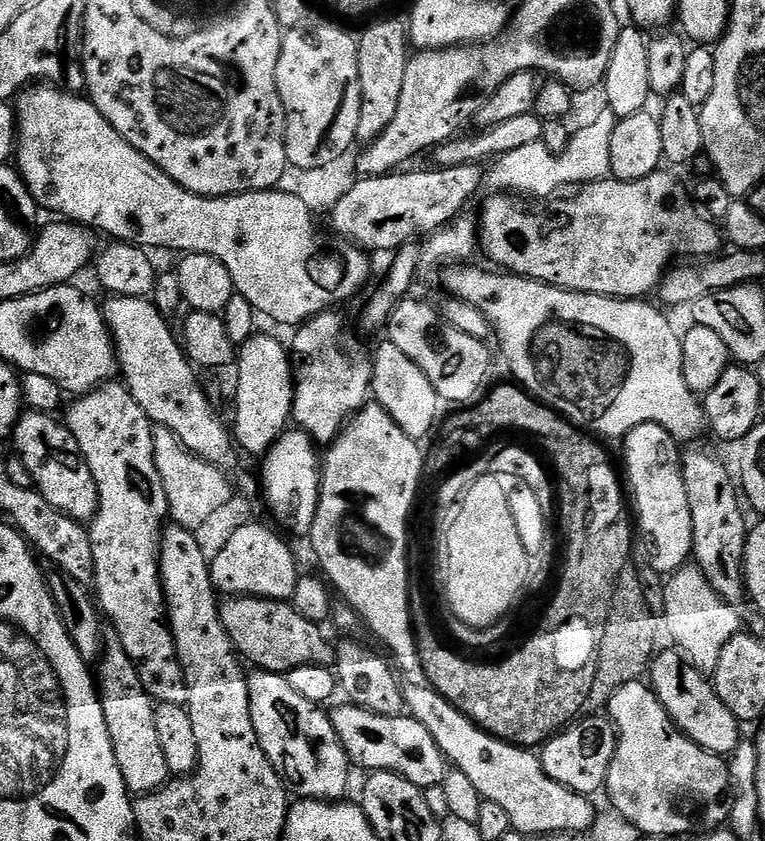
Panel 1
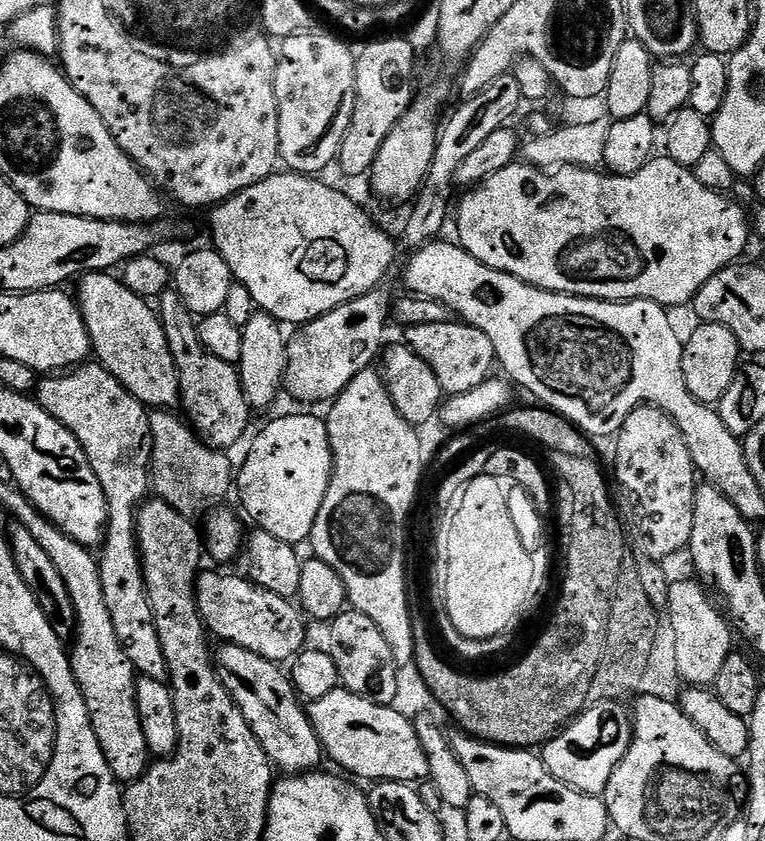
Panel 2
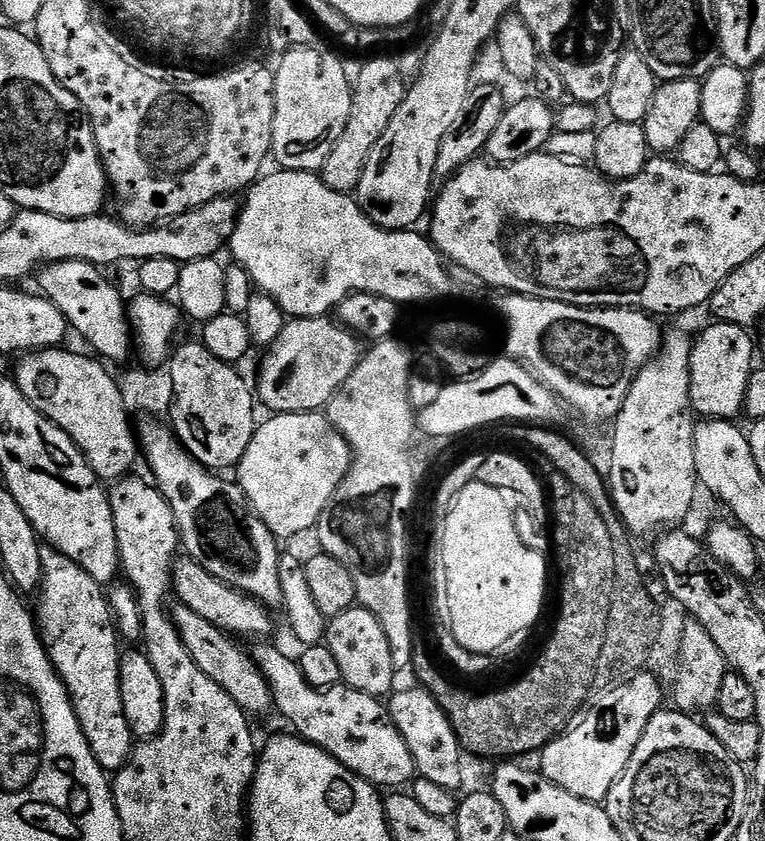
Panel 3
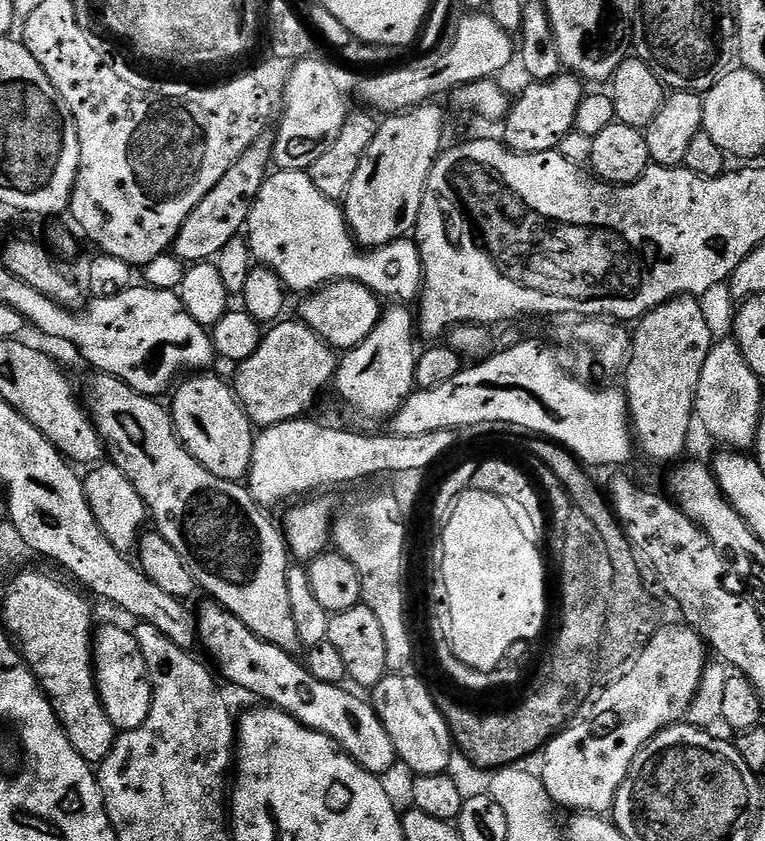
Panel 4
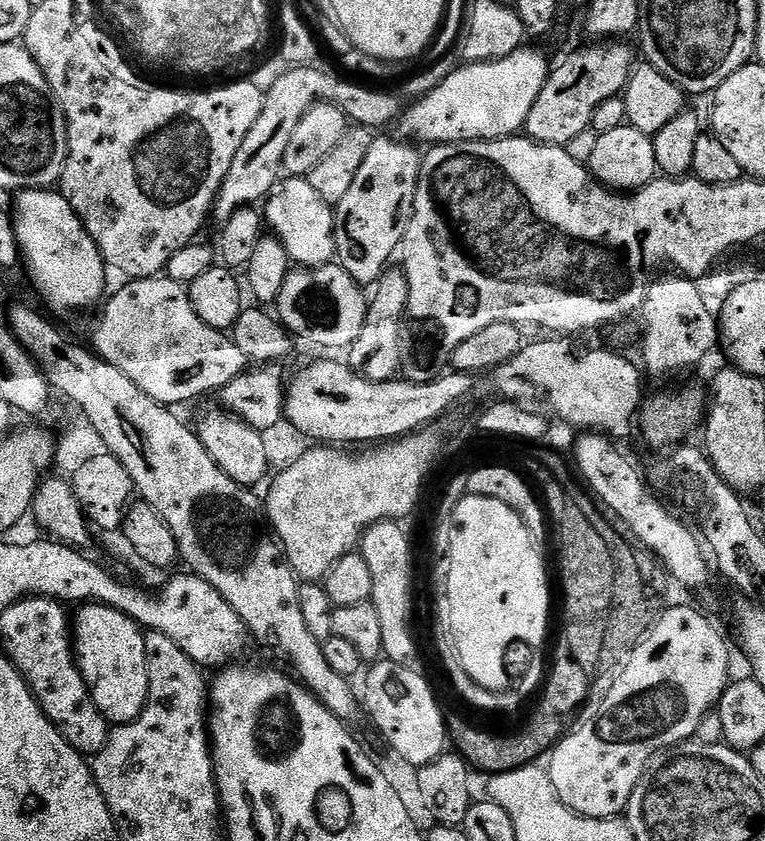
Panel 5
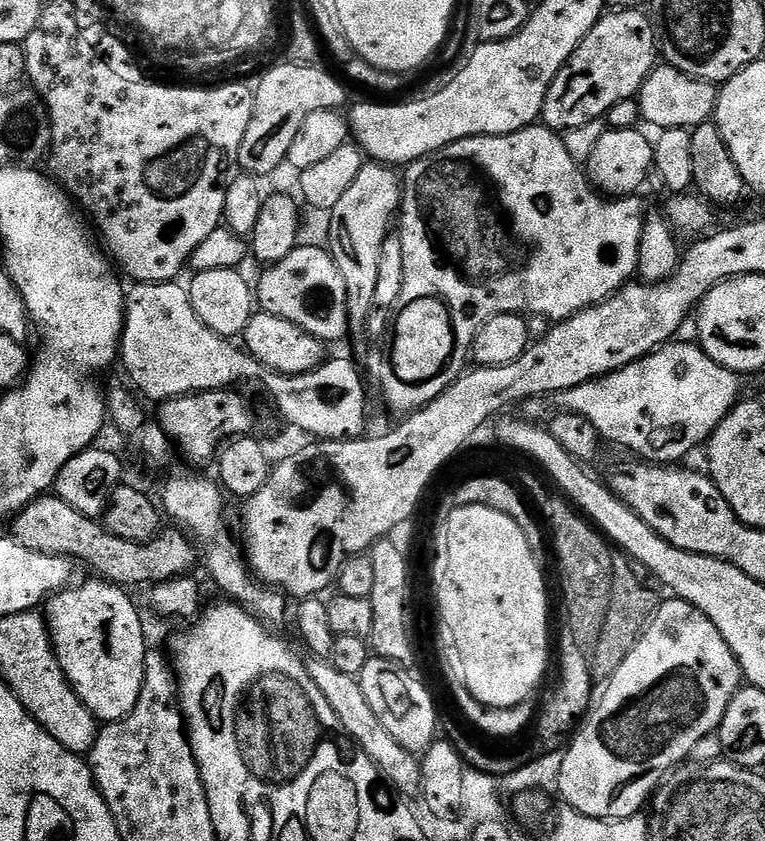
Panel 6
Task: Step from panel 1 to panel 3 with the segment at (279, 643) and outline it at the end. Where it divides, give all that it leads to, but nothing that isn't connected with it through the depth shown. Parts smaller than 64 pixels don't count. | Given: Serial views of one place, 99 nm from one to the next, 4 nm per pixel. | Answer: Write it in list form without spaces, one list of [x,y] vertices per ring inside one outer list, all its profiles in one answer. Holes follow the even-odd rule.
[[[191,558],[177,559],[172,565],[172,588],[174,596],[179,603],[190,606],[190,610],[194,610],[194,614],[206,618],[206,622],[214,622],[214,626],[218,626],[223,632],[240,636],[260,636],[256,638],[268,638],[272,632],[272,616],[268,605],[263,604],[260,600],[255,600],[246,592],[239,592],[238,589],[232,588],[226,582],[222,582],[218,578],[214,578],[214,574],[210,574],[210,570],[206,570],[201,564]]]

